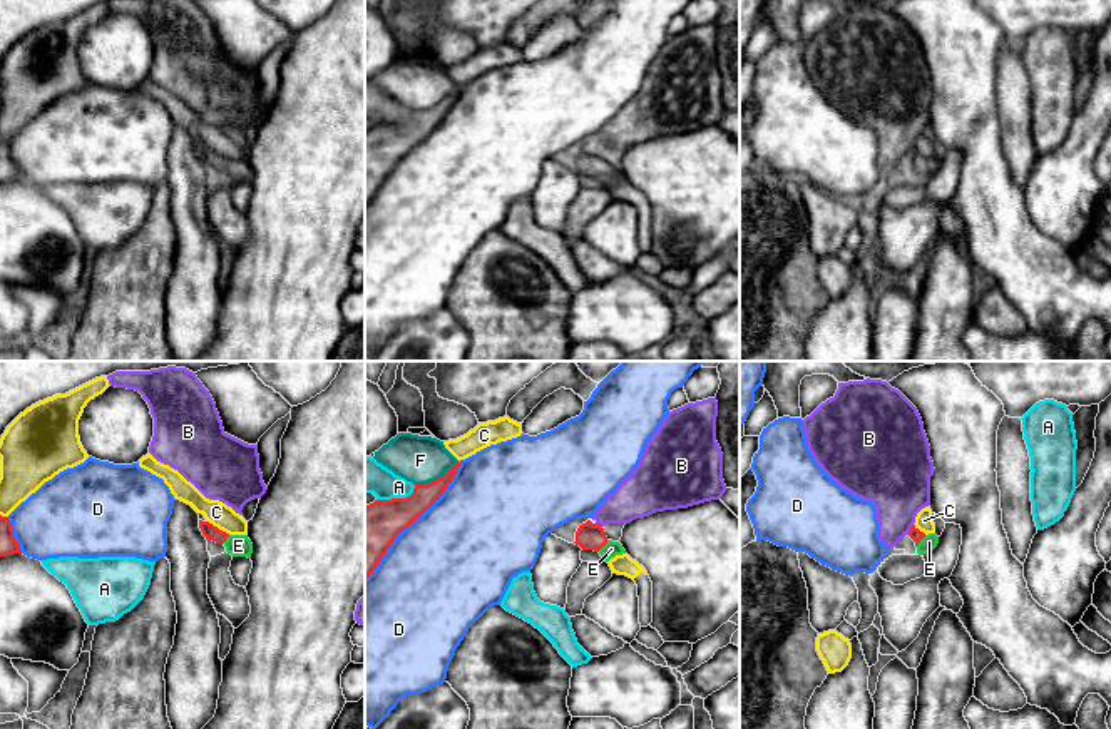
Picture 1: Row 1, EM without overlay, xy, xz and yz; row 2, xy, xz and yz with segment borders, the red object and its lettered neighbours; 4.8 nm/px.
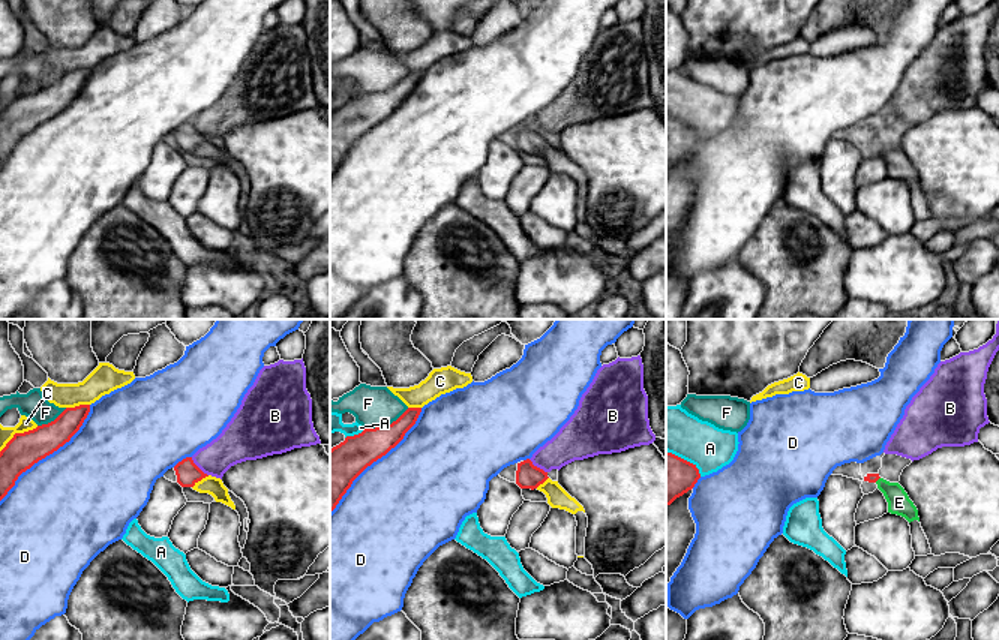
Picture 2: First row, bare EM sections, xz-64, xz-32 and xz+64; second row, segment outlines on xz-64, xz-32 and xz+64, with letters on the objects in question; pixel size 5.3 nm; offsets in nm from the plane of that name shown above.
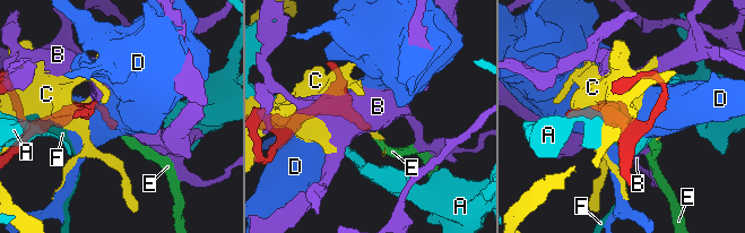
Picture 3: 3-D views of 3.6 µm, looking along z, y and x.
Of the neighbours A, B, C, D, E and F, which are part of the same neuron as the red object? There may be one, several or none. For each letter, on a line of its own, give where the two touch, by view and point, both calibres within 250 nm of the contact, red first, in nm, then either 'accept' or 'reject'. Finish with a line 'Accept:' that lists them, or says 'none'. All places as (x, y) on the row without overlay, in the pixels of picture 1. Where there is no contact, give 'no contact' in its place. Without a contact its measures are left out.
A: meets red in xz at (397, 124); 260 nm thick on the red side, 180 nm on the other; reject
B: meets red in yz at (911, 154); 60 nm thick on the red side, 320 nm on the other; reject
C: meets red in xy at (218, 154); 70 nm thick on the red side, 120 nm on the other; reject
D: meets red in xz at (414, 146); 260 nm thick on the red side, 500 nm on the other; reject
E: meets red in xz at (603, 171); 130 nm thick on the red side, 80 nm on the other; accept
F: meets red in xz at (439, 104); 150 nm thick on the red side, 220 nm on the other; reject
Accept: E

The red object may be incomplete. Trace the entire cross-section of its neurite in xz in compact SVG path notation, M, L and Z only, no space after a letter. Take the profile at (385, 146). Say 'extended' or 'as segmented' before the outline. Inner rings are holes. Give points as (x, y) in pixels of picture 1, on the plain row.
as segmented; M460 87L442 104L415 110L407 124L375 125L365 132L365 206L375 197L395 164L443 120L458 92Z

